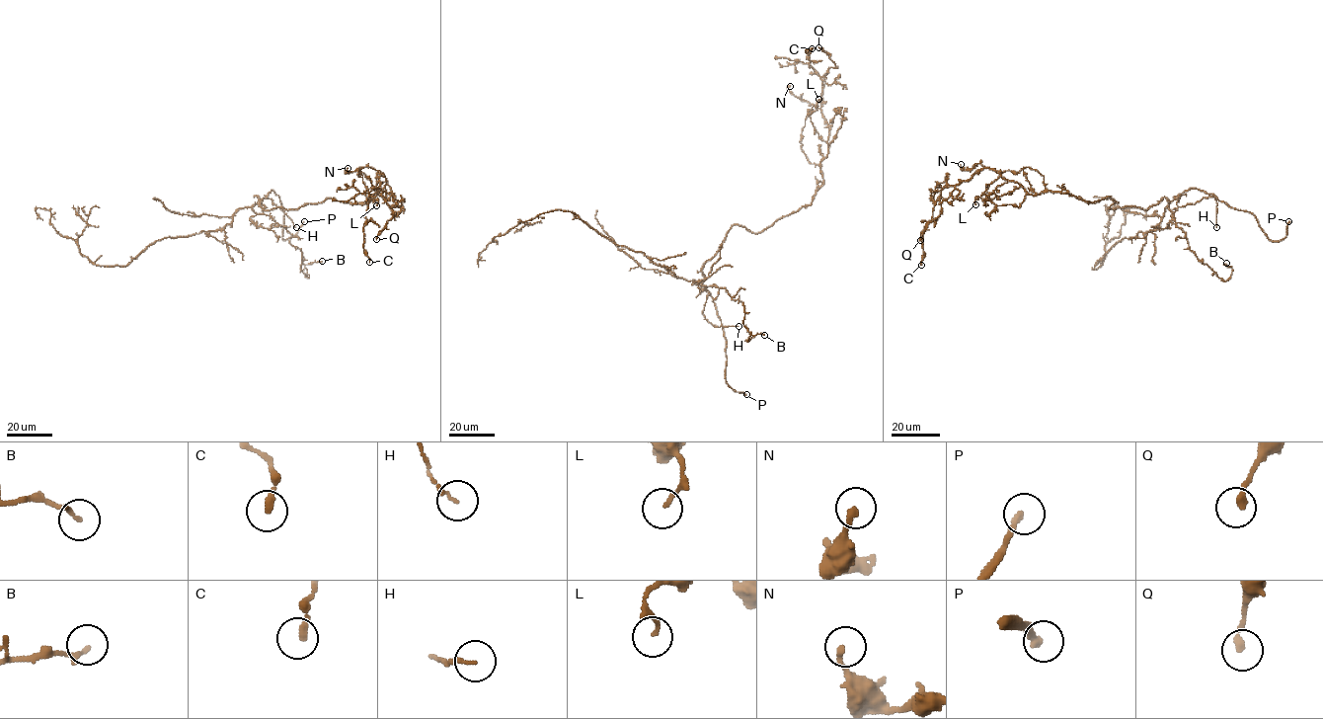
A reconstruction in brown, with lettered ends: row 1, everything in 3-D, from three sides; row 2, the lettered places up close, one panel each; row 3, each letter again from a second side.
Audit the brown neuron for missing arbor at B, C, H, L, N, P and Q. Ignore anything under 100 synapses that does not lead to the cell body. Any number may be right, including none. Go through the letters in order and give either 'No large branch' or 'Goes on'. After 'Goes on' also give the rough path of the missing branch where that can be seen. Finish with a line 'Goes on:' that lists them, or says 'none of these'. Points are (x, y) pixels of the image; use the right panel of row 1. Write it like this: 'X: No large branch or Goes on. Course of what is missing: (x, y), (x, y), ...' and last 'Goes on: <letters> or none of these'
B: No large branch
C: No large branch
H: No large branch
L: No large branch
N: No large branch
P: Goes on. Course of what is missing: (1288, 221), (1293, 187), (1288, 183)
Q: No large branch
Goes on: P

